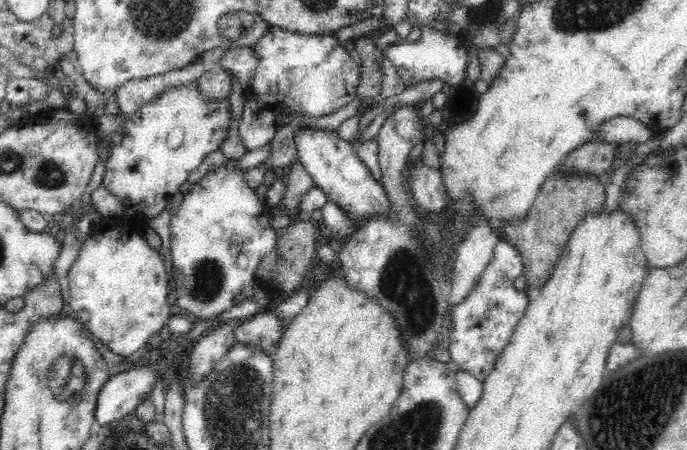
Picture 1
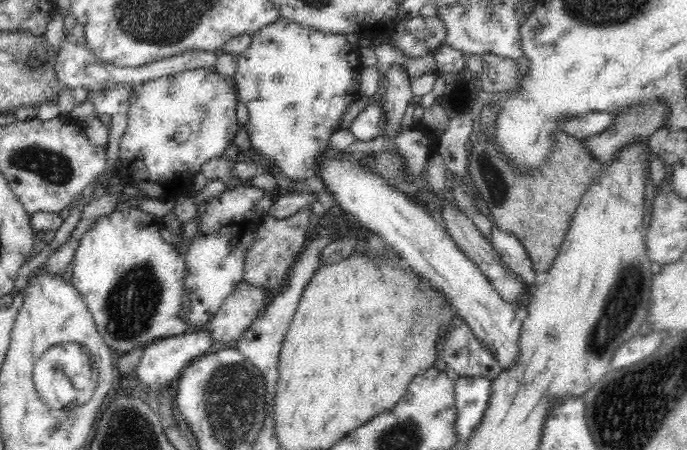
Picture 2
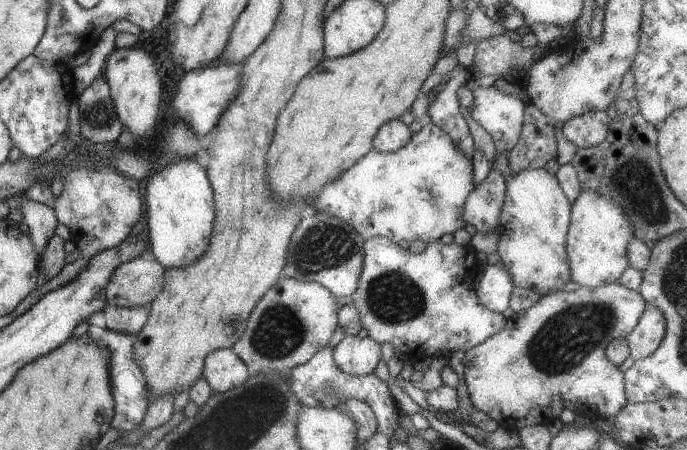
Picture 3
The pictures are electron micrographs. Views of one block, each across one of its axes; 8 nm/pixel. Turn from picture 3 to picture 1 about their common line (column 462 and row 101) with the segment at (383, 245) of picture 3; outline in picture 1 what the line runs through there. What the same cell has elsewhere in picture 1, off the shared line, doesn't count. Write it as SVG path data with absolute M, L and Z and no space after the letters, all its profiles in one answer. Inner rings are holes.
M271 27L255 45L250 47L257 54L260 66L258 66L255 81L249 87L250 96L246 100L239 120L239 142L248 151L258 150L271 142L275 133L287 124L286 118L294 112L320 118L320 116L328 116L336 112L357 98L359 66L351 60L348 51L344 49L340 41L332 37L332 34L298 34L280 27Z

